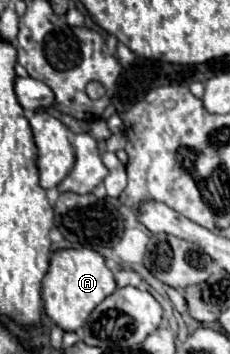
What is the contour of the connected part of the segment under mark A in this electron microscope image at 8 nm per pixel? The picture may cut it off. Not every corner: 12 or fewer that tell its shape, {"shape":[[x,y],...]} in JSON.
{"shape":[[93,249],[53,253],[43,279],[47,317],[79,331],[113,293]]}

